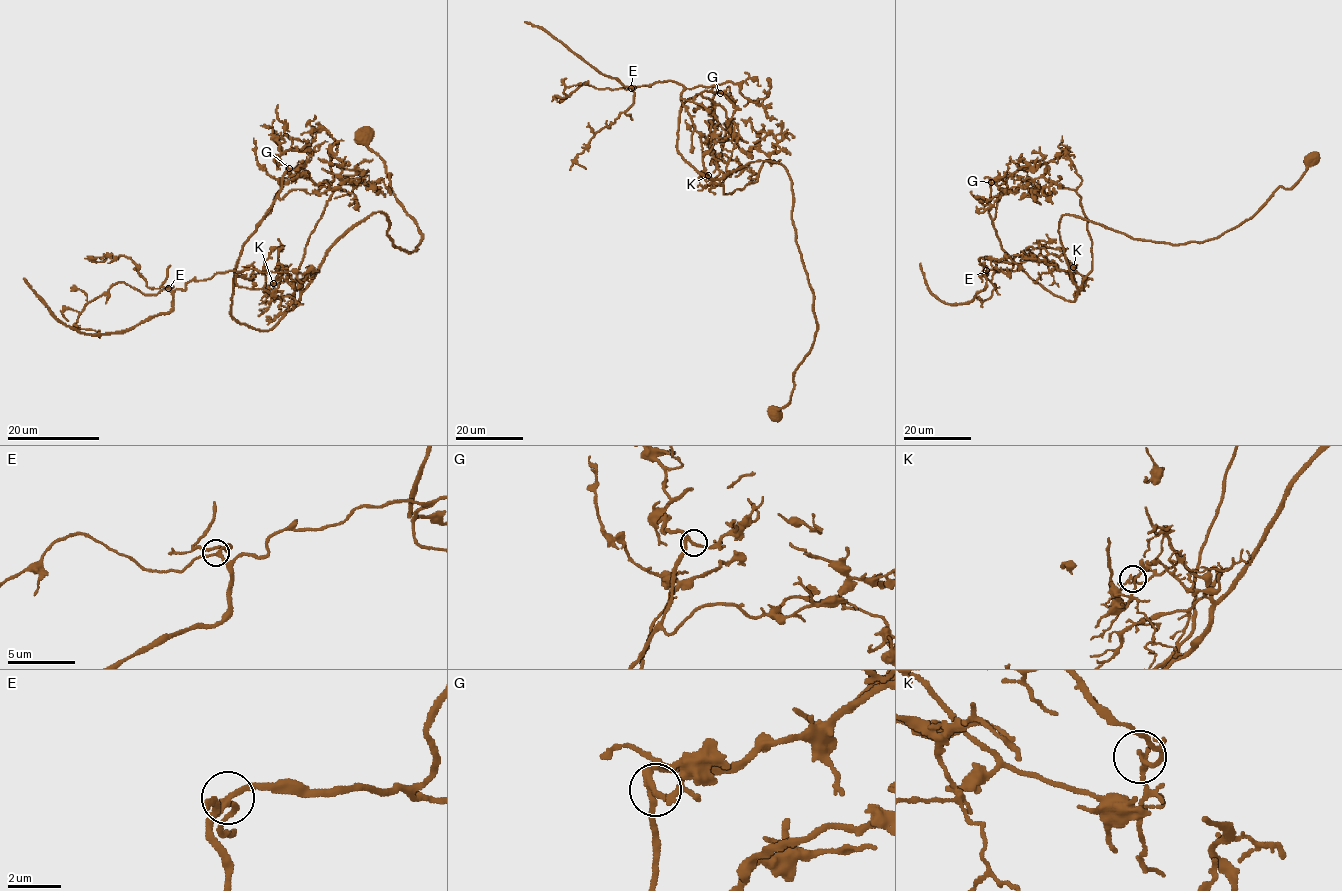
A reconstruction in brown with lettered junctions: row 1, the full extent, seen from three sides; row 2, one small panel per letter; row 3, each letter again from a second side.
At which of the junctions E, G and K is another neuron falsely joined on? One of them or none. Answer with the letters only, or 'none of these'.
K

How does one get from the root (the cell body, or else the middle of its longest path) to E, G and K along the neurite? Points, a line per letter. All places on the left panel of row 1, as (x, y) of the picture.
E: (364, 136), (417, 224), (415, 250), (375, 212), (302, 291), (269, 289), (264, 267), (168, 288)
G: (364, 136), (421, 241), (395, 248), (387, 217), (368, 215), (256, 330), (231, 315), (235, 266), (289, 168)
K: (364, 136), (417, 224), (416, 249), (395, 248), (375, 212), (302, 291), (301, 280), (273, 284)

